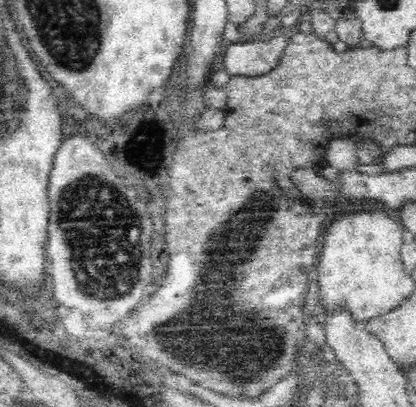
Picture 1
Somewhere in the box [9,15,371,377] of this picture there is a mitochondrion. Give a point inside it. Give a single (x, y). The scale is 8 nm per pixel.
(103, 233)

